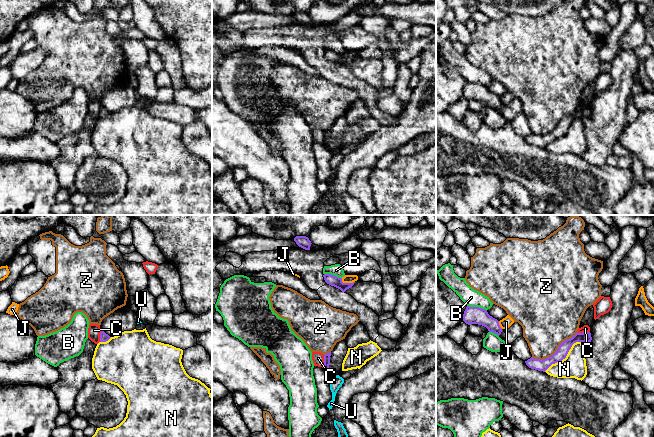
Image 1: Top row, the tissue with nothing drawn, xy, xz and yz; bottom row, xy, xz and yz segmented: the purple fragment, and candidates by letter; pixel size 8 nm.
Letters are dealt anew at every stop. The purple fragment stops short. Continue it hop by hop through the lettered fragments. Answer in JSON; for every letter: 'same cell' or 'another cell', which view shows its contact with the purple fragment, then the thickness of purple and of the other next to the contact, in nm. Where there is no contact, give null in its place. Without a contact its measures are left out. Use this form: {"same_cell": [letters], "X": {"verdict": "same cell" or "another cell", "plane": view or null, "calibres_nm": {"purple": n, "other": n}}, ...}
{"same_cell": [], "B": {"verdict": "another cell", "plane": "yz", "calibres_nm": {"purple": 140, "other": 140}}, "C": {"verdict": "another cell", "plane": "xz", "calibres_nm": {"purple": 50, "other": 100}}, "J": {"verdict": "another cell", "plane": "xz", "calibres_nm": {"purple": 90, "other": 60}}, "N": {"verdict": "another cell", "plane": "yz", "calibres_nm": {"purple": 100, "other": 190}}, "U": {"verdict": "another cell", "plane": "xz", "calibres_nm": {"purple": 20, "other": 90}}, "Z": {"verdict": "another cell", "plane": "yz", "calibres_nm": {"purple": 100, "other": 400}}}

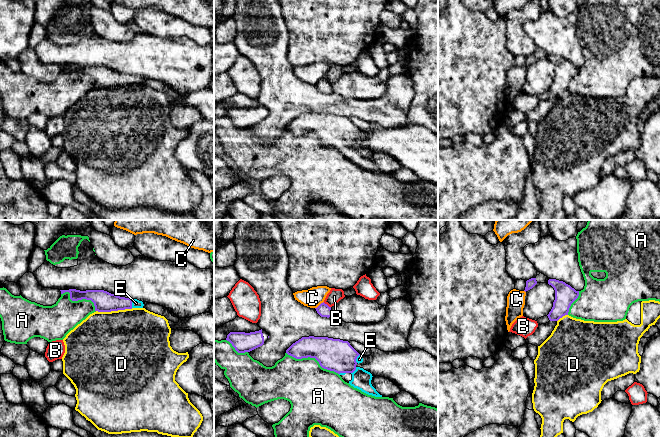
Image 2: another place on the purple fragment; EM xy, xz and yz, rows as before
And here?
{"same_cell": ["E"], "A": {"verdict": "another cell", "plane": "xz", "calibres_nm": {"purple": 260, "other": 380}}, "B": {"verdict": "another cell", "plane": "xz", "calibres_nm": {"purple": 100, "other": 110}}, "C": {"verdict": "another cell", "plane": "xz", "calibres_nm": {"purple": 100, "other": 160}}, "D": {"verdict": "another cell", "plane": "xy", "calibres_nm": {"purple": 160, "other": 500}}, "E": {"verdict": "same cell", "plane": "xy", "calibres_nm": {"purple": 160, "other": 70}}}

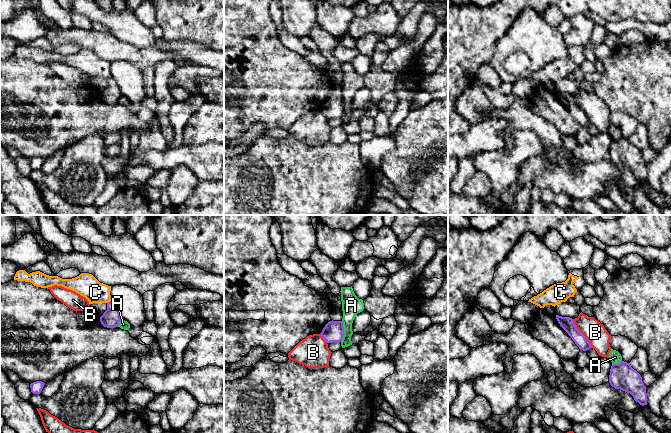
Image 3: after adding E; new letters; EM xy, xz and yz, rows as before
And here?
{"same_cell": [], "A": {"verdict": "another cell", "plane": "xz", "calibres_nm": {"purple": 160, "other": 160}}, "B": {"verdict": "another cell", "plane": "yz", "calibres_nm": {"purple": 110, "other": 170}}, "C": {"verdict": "another cell", "plane": "xy", "calibres_nm": {"purple": 150, "other": 180}}}

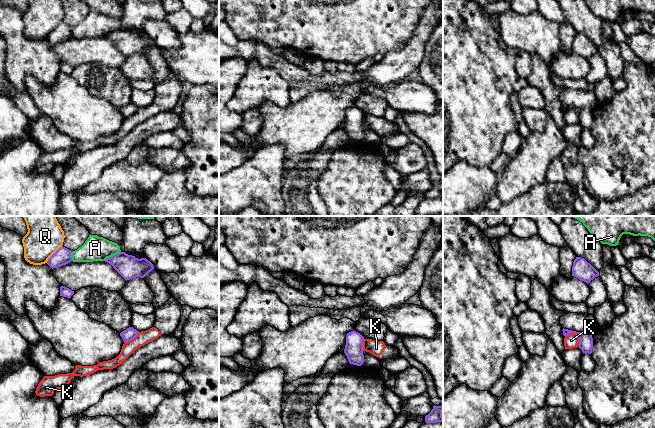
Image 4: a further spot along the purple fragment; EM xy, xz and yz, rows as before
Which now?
{"same_cell": [], "A": {"verdict": "another cell", "plane": "xy", "calibres_nm": {"purple": 180, "other": 200}}, "K": {"verdict": "another cell", "plane": "yz", "calibres_nm": {"purple": 110, "other": 120}}, "Q": {"verdict": "another cell", "plane": "xy", "calibres_nm": {"purple": 140, "other": 280}}}

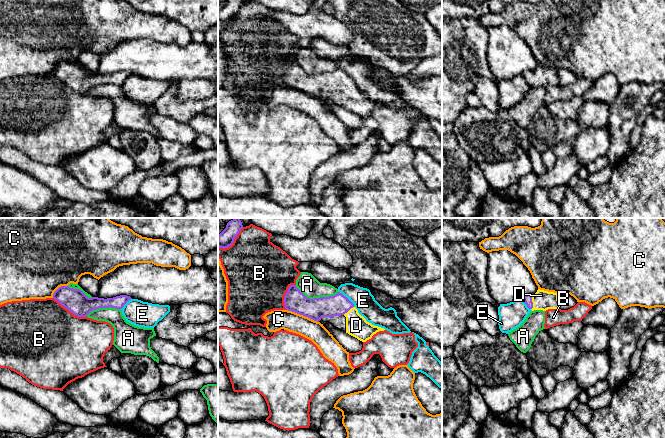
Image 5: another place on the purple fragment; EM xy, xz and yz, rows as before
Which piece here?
{"same_cell": ["D"], "A": {"verdict": "another cell", "plane": "xz", "calibres_nm": {"purple": 170, "other": 160}}, "B": {"verdict": "another cell", "plane": "xy", "calibres_nm": {"purple": 180, "other": 500}}, "C": {"verdict": "another cell", "plane": "xz", "calibres_nm": {"purple": 170, "other": 160}}, "D": {"verdict": "same cell", "plane": "yz", "calibres_nm": {"purple": 80, "other": 160}}, "E": {"verdict": "another cell", "plane": "xz", "calibres_nm": {"purple": 170, "other": 170}}}

